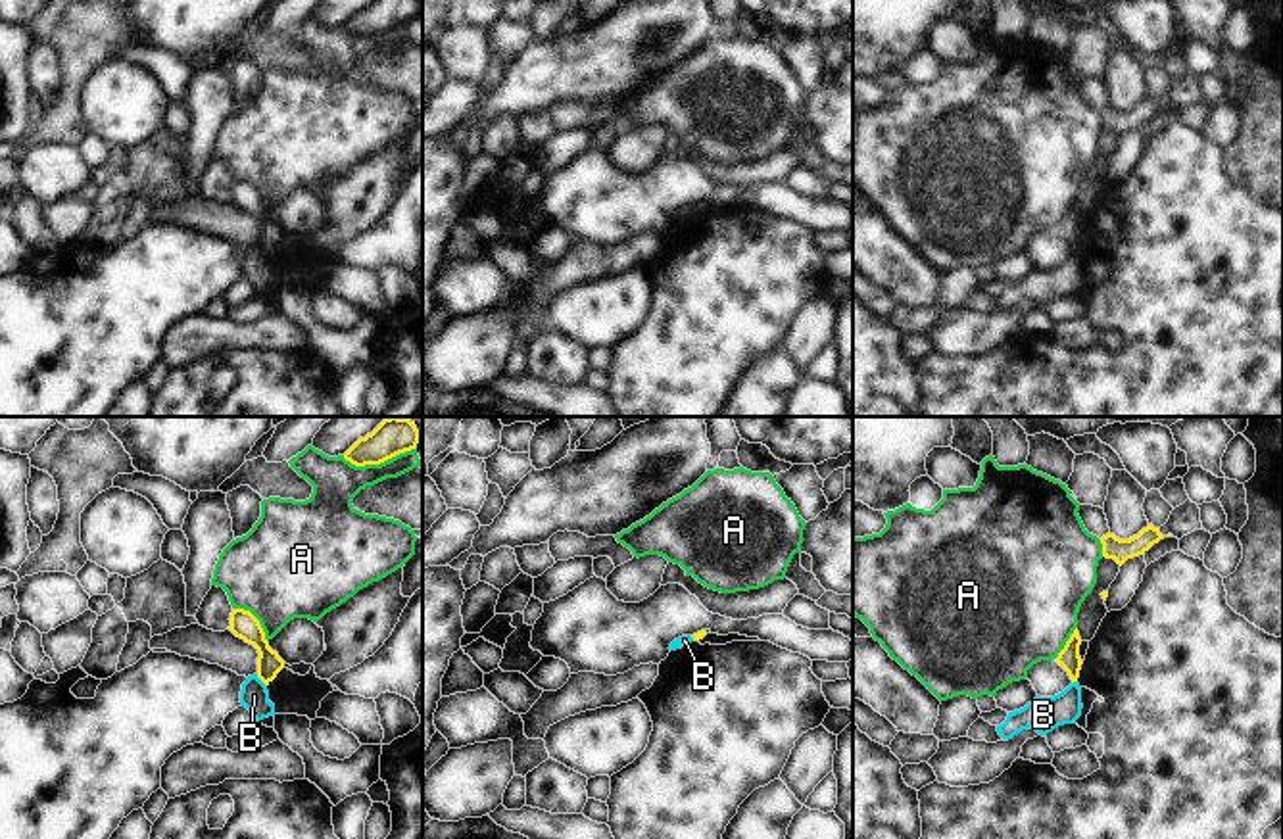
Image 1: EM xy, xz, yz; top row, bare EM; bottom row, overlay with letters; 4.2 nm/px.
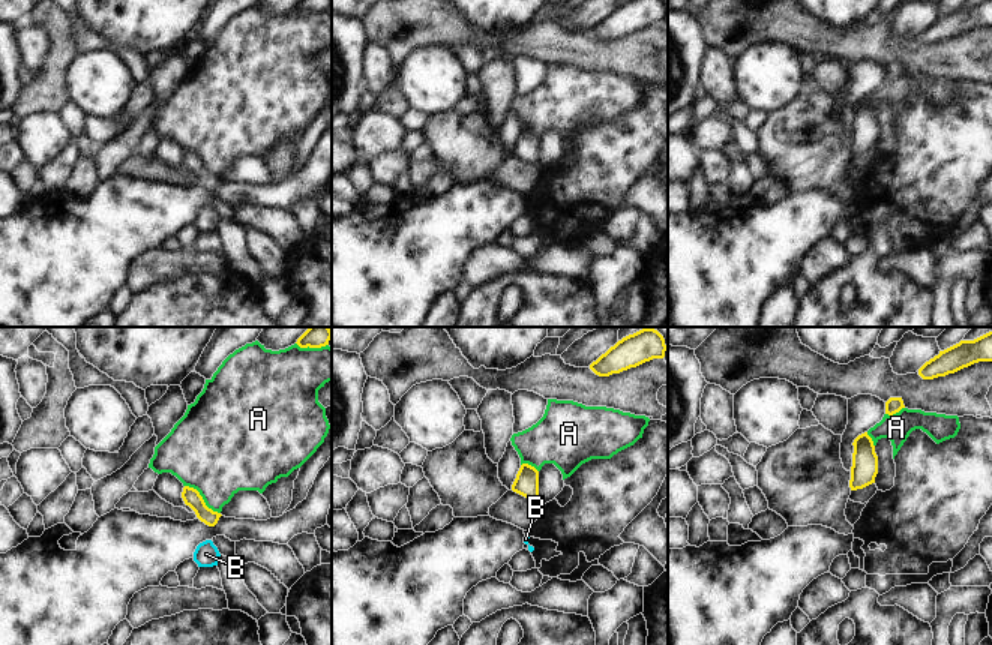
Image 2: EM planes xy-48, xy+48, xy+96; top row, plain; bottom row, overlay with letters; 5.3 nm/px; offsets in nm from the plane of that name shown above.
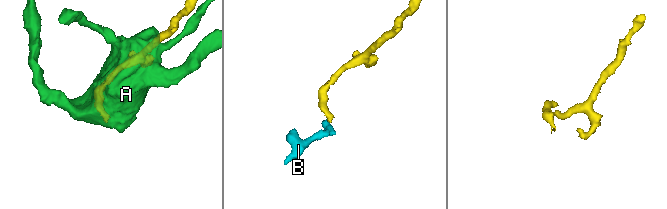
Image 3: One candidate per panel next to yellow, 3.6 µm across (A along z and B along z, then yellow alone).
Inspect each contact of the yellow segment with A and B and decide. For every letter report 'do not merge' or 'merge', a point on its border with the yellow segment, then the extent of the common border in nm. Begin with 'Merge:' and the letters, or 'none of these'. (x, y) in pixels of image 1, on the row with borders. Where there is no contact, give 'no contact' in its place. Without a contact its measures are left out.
Merge: none of these
A: do not merge | xy (377, 463) | 300 nm
B: do not merge | xy (260, 678) | 70 nm

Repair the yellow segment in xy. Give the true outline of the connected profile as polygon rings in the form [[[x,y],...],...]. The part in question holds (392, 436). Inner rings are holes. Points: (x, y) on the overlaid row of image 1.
[[[388,417],[371,434],[359,438],[344,459],[355,467],[380,465],[399,453],[415,449],[419,430],[409,419]]]

